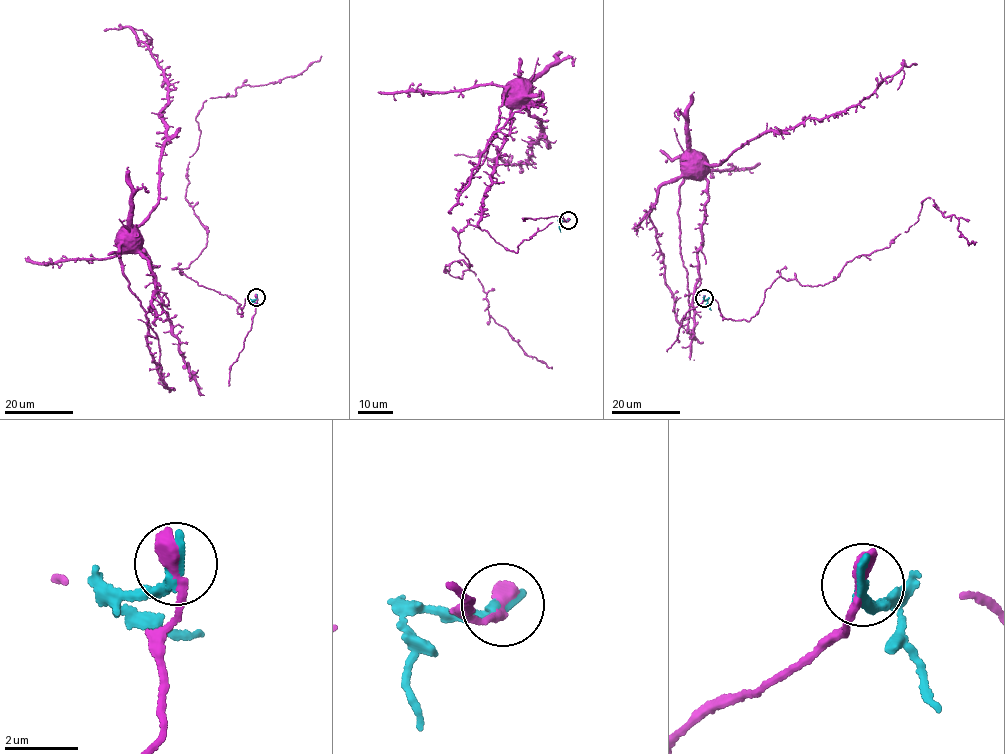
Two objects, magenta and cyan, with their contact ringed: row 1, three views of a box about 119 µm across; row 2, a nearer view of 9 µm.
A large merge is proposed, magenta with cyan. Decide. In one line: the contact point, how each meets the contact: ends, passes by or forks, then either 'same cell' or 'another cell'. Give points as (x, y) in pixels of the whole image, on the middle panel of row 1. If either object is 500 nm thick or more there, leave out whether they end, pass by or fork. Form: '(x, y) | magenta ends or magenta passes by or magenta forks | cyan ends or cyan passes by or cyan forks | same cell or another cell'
(568, 220) | magenta ends | cyan ends | another cell

